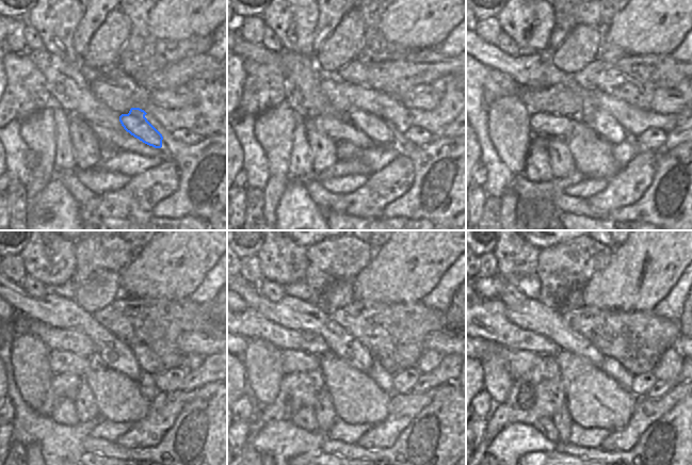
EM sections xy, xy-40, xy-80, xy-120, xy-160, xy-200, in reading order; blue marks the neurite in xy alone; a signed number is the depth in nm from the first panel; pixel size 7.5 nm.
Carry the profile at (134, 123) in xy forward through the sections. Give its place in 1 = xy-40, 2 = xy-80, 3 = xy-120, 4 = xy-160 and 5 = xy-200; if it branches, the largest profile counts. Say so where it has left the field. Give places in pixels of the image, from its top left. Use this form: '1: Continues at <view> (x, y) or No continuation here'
1: Continues at xy-40 (380, 131)
2: Continues at xy-80 (601, 122)
3: Continues at xy-120 (51, 309)
4: Continues at xy-160 (292, 313)
5: Continues at xy-200 (532, 315)

